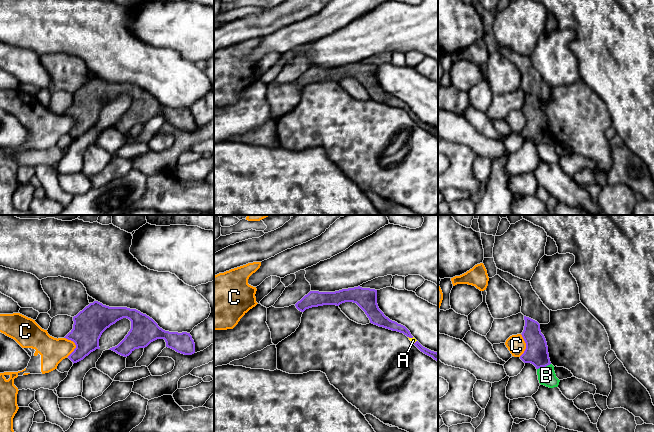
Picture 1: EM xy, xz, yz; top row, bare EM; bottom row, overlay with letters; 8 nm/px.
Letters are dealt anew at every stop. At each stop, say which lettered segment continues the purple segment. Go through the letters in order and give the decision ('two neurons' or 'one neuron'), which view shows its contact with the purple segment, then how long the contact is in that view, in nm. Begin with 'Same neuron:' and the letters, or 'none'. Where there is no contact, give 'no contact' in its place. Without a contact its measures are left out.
Same neuron: A
A: one neuron; meets purple in xz; contact 50 nm long
B: two neurons; meets purple in yz; contact 120 nm long
C: two neurons; meets purple in xy; contact 160 nm long

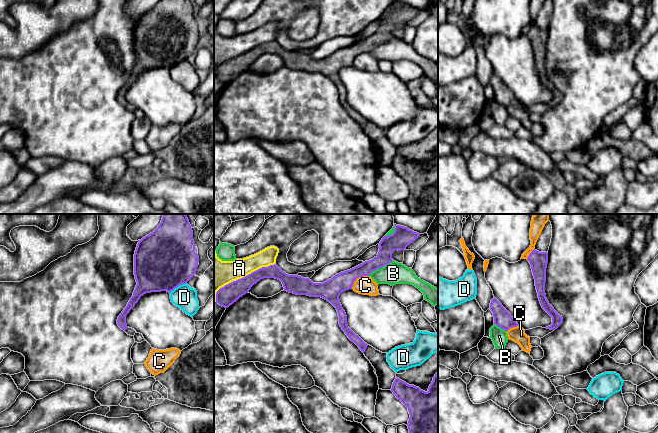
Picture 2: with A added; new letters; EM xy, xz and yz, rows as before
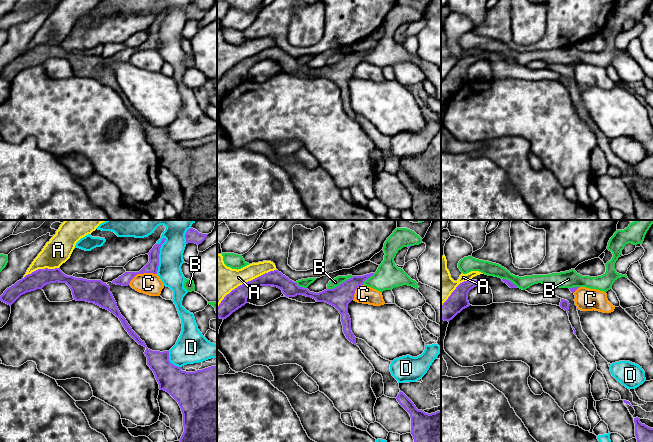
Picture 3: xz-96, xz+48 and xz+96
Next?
Same neuron: none
A: two neurons; meets purple in xz; contact 600 nm long
B: two neurons; meets purple in xz; contact 240 nm long
C: two neurons; meets purple in xz; contact 180 nm long
D: two neurons; meets purple in xy; contact 170 nm long

